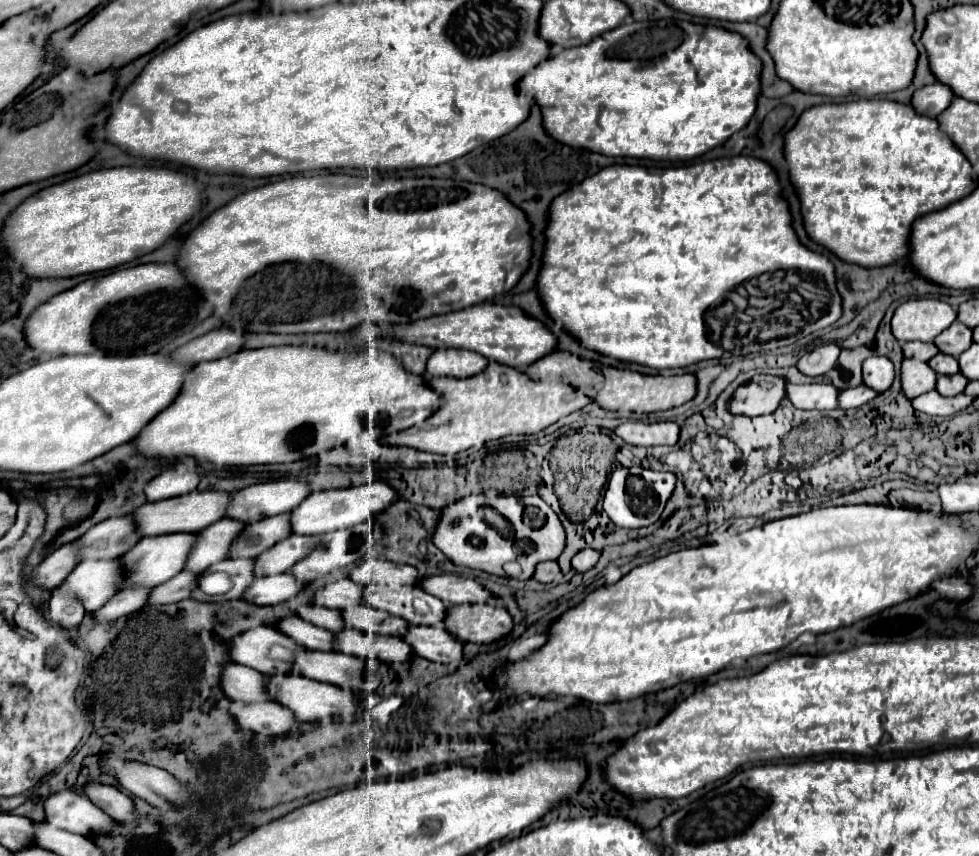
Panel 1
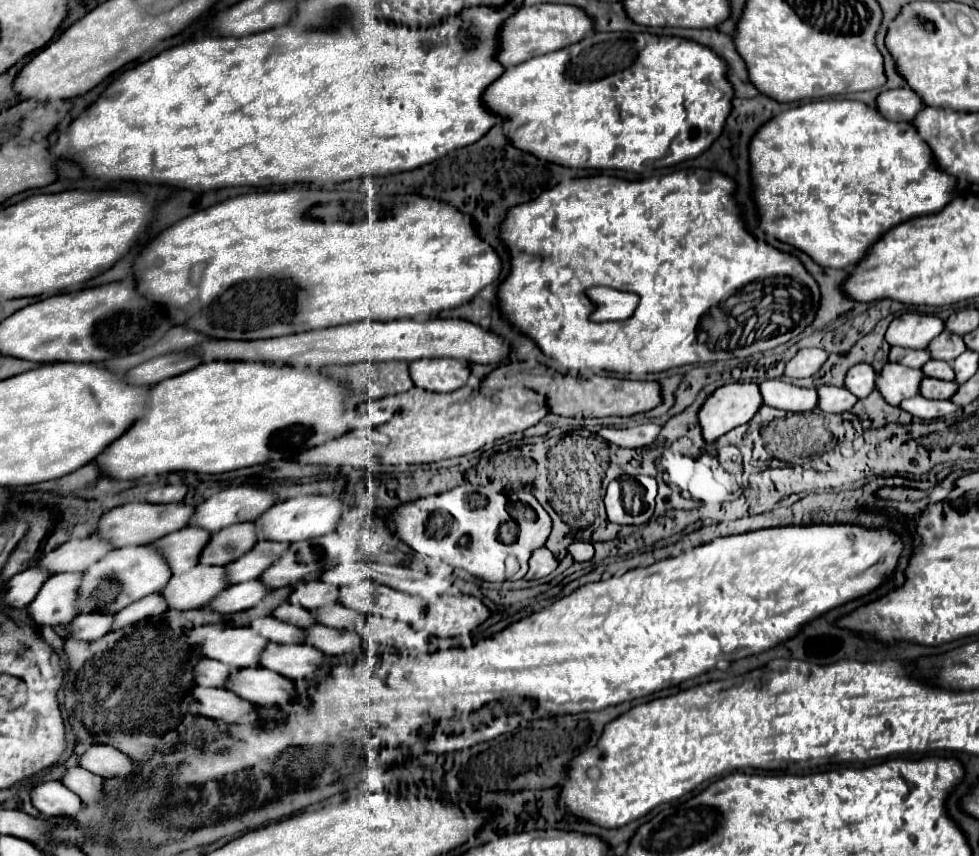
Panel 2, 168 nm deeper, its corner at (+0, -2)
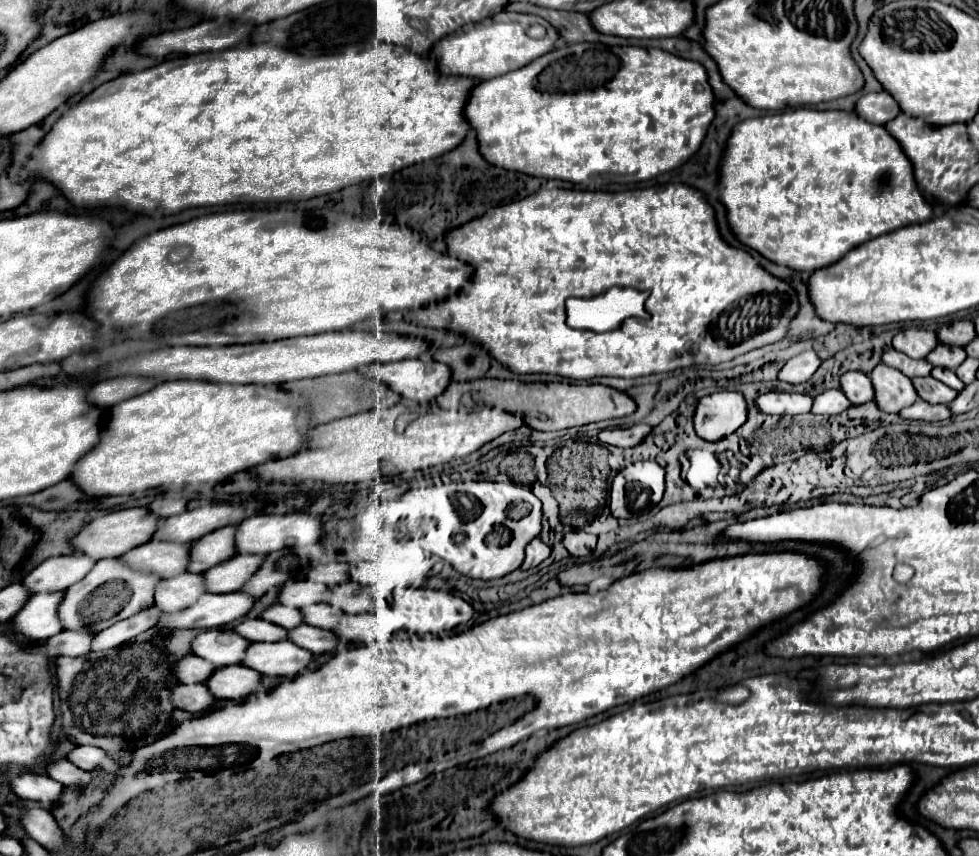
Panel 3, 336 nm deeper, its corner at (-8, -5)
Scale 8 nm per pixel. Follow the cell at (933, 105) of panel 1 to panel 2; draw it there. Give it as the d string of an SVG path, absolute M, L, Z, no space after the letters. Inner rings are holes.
M897 88L881 92L875 100L875 108L883 118L891 122L909 122L923 108L923 102L919 100L919 96L915 96L913 90Z

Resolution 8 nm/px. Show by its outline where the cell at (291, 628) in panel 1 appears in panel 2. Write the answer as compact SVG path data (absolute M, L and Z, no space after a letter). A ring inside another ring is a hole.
M265 616L265 618L255 618L249 628L257 630L259 634L263 634L263 638L267 638L269 642L279 642L279 644L303 644L305 642L305 632L287 624L287 622L279 622L273 616Z

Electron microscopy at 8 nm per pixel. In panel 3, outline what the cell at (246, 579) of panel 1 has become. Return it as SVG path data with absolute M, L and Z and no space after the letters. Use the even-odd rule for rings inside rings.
M181 573L179 577L163 579L155 589L155 607L163 613L177 613L191 607L205 595L201 573Z

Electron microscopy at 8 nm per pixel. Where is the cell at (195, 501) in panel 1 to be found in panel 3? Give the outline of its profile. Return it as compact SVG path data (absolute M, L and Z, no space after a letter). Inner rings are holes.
M133 507L133 509L119 509L119 511L111 511L103 517L93 519L75 539L73 539L73 547L83 553L89 555L91 559L99 561L105 557L121 557L123 553L135 549L137 545L143 545L147 541L153 539L155 529L159 527L159 517L155 513L151 513L145 507Z

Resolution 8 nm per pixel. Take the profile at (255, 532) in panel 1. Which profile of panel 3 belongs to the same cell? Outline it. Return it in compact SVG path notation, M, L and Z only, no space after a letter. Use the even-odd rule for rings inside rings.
M223 527L217 529L215 533L201 537L199 541L193 541L189 571L205 573L207 569L235 557L237 555L235 535L237 535L237 527Z

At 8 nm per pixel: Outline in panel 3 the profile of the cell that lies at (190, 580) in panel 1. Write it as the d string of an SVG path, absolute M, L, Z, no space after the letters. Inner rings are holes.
M149 607L149 609L143 609L139 613L135 613L133 617L129 619L123 619L115 625L111 625L109 629L101 631L95 635L93 639L93 645L91 645L91 651L101 651L101 649L111 649L111 647L117 647L133 637L137 637L139 633L151 629L153 625L157 625L161 617L161 611L155 609L155 607Z

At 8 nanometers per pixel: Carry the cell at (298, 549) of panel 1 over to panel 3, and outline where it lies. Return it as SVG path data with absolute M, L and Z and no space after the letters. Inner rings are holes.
M235 555L231 561L223 561L203 573L209 593L233 593L241 591L247 579L263 565L265 555Z

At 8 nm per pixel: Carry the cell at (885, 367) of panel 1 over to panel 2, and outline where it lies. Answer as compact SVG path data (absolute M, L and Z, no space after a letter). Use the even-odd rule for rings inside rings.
M855 364L845 374L845 388L857 398L869 396L875 388L875 370L869 364Z

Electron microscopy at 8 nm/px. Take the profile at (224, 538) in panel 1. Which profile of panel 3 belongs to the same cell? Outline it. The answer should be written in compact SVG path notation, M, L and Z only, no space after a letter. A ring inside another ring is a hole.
M149 541L127 551L123 561L141 571L157 573L163 579L177 577L179 573L187 571L187 561L191 561L191 545L193 543L173 543L173 541Z

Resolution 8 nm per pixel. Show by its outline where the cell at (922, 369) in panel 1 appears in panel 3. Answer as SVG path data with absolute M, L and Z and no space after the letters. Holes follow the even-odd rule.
M879 363L869 377L875 387L875 401L885 413L899 413L919 397L915 393L913 381L901 371L891 369L889 365Z

